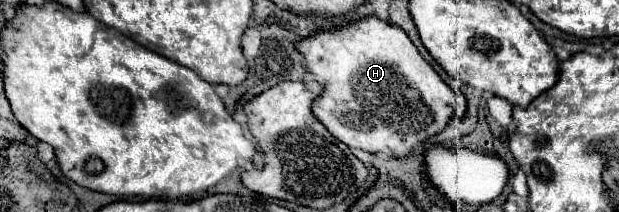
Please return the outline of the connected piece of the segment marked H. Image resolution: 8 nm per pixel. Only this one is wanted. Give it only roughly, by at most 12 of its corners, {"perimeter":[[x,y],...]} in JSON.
{"perimeter":[[378,17],[298,43],[314,115],[402,159],[454,91]]}

